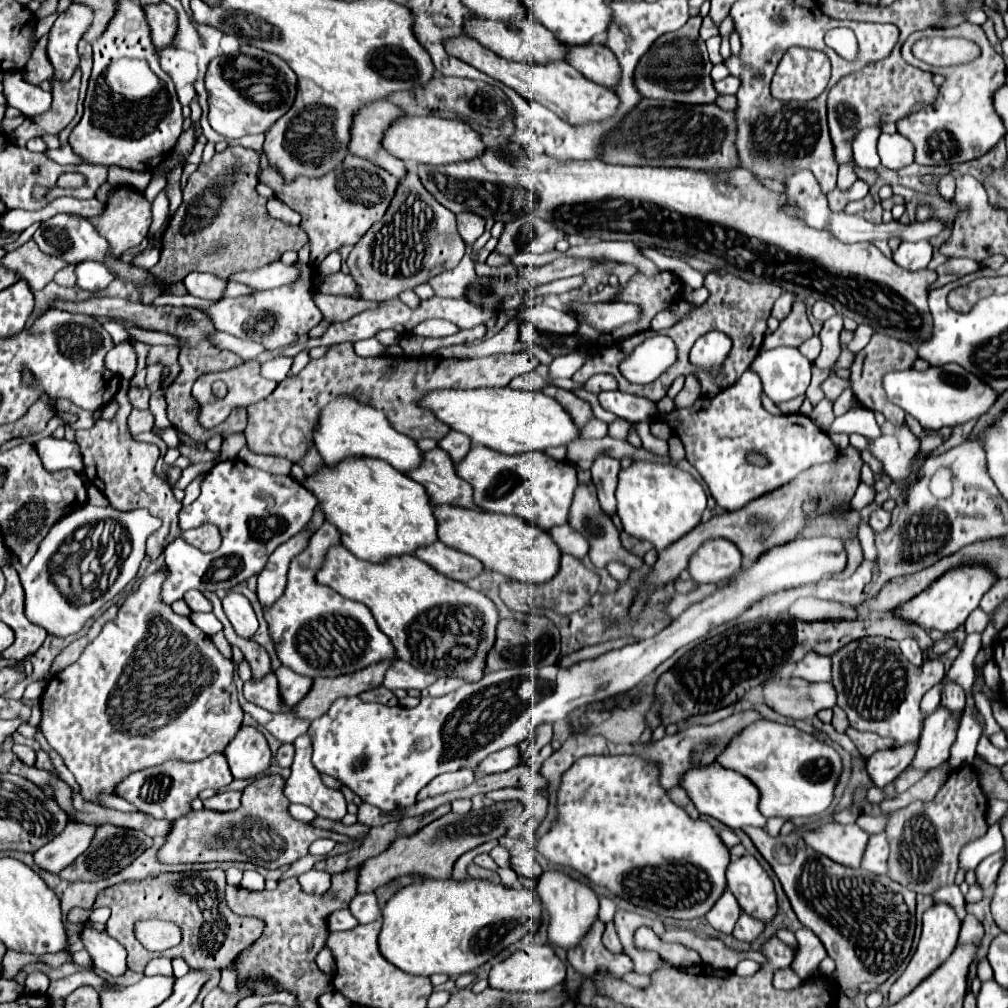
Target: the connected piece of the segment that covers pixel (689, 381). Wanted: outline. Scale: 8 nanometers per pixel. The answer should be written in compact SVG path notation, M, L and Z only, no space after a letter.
M687 376L683 390L675 398L675 408L689 408L689 404L695 402L699 398L699 394L701 394L701 386L699 386L697 378L695 376Z

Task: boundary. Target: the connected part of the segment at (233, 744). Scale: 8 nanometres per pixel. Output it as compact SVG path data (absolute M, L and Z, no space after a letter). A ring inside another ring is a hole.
M241 726L239 734L229 742L223 752L229 760L229 768L233 778L257 778L265 774L271 766L273 754L265 736L251 726Z

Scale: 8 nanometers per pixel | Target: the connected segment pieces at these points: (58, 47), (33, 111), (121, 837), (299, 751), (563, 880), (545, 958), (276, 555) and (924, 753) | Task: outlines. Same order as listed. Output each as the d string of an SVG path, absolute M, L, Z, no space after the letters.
M71 4L61 12L49 30L47 54L55 68L55 78L67 80L79 66L77 44L93 22L93 8L87 4Z
M5 72L3 86L9 106L21 110L25 116L37 116L51 106L51 94L43 92L39 86L27 84L21 72Z
M101 824L95 830L95 836L91 840L91 846L71 864L71 870L63 870L59 878L69 882L83 882L83 880L107 880L109 876L121 872L127 868L135 858L139 858L147 848L153 846L153 840L139 830L119 828L113 824Z
M303 734L293 744L295 760L291 766L291 776L285 780L283 788L287 800L309 806L317 818L341 820L347 814L345 798L339 790L331 790L321 782L319 772L311 762L311 740Z
M543 872L537 880L537 892L549 916L547 922L549 942L561 946L563 950L571 950L573 946L579 946L579 942L585 940L585 936L591 932L591 926L599 918L599 900L595 892L589 886L571 880L563 872Z
M523 944L521 950L513 952L503 962L495 964L489 972L489 986L507 992L547 992L565 980L565 964L557 958L549 944Z
M303 528L299 534L283 542L267 560L263 572L259 574L257 582L257 596L263 606L271 606L285 590L287 584L287 572L289 564L295 556L299 556L307 546L313 536L311 528Z
M941 706L925 720L917 754L911 762L911 768L921 770L923 774L929 774L931 770L939 768L943 762L949 760L949 748L955 742L957 726L951 722L951 716L947 710L941 710Z

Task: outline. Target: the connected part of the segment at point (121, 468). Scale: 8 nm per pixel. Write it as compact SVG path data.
M123 378L119 394L115 396L115 400L119 402L119 414L111 422L99 420L89 430L77 430L75 442L79 444L81 454L83 454L85 476L109 498L111 506L115 506L117 510L147 508L153 516L163 520L161 528L155 530L147 538L147 554L151 556L151 560L155 560L165 550L165 546L171 542L171 538L175 538L175 534L179 534L177 512L181 510L181 504L175 500L169 482L155 474L155 462L159 458L159 448L155 444L145 444L145 442L133 440L133 436L129 432L127 418L129 418L133 406L129 404L127 388L129 388L129 382Z

